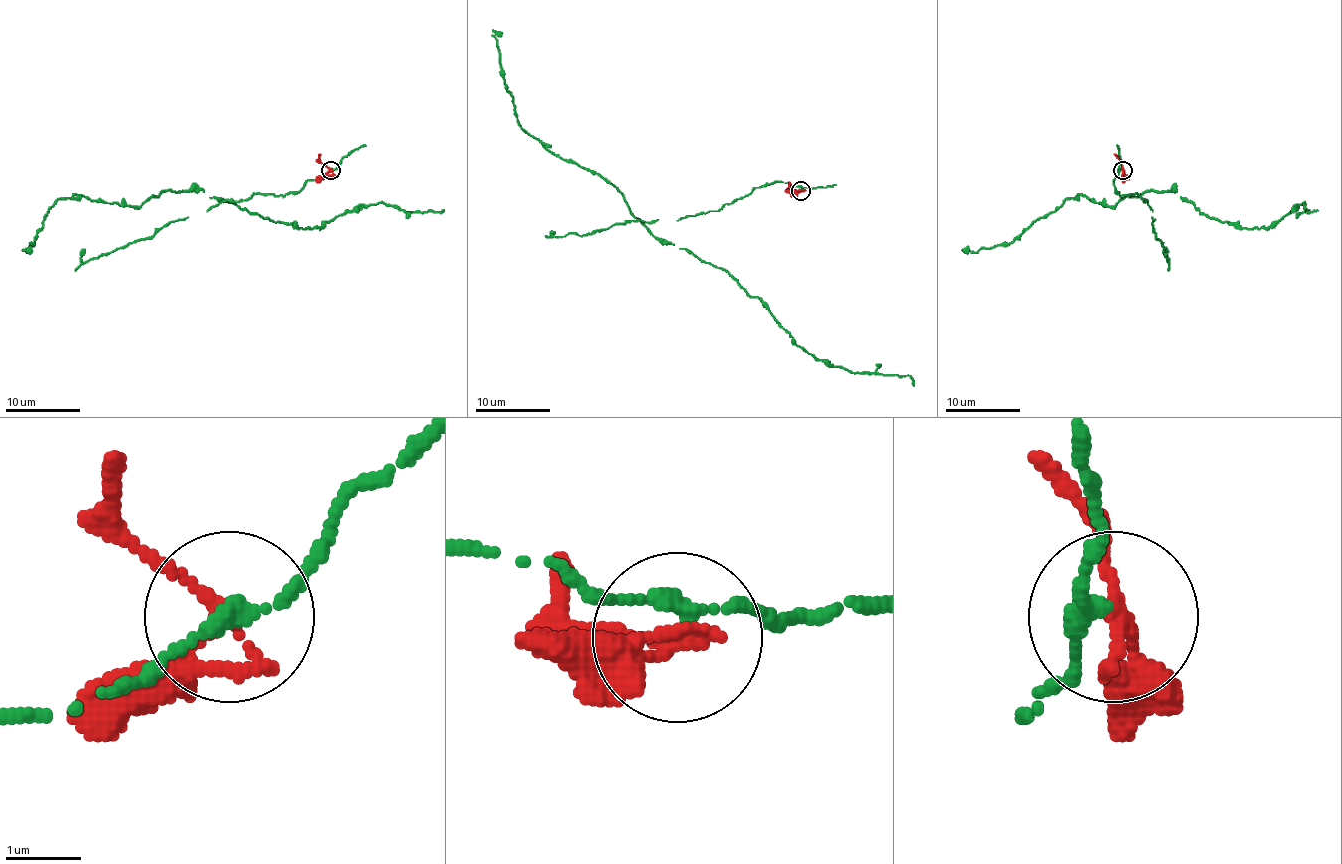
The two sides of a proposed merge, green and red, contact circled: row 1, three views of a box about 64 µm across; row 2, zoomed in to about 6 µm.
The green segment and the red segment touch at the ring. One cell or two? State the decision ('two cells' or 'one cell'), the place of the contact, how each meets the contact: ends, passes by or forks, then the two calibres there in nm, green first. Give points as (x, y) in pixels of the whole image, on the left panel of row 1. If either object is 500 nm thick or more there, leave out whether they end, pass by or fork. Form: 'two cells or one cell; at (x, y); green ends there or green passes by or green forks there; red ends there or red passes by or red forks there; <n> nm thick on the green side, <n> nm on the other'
two cells; at (331, 170); green passes by; red passes by; 190 nm thick on the green side, 180 nm on the other

